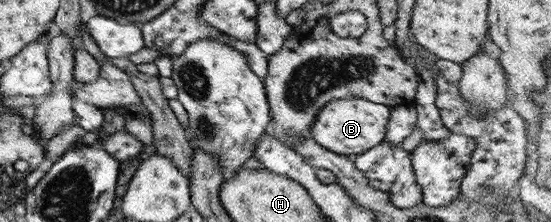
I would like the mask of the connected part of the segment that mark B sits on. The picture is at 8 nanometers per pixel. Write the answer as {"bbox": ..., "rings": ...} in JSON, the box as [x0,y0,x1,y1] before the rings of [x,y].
{"bbox":[310,97,389,157],"rings":[[[354,97],[328,101],[317,110],[316,120],[310,126],[310,137],[318,146],[334,154],[346,157],[360,155],[384,140],[389,109],[386,105]]]}

